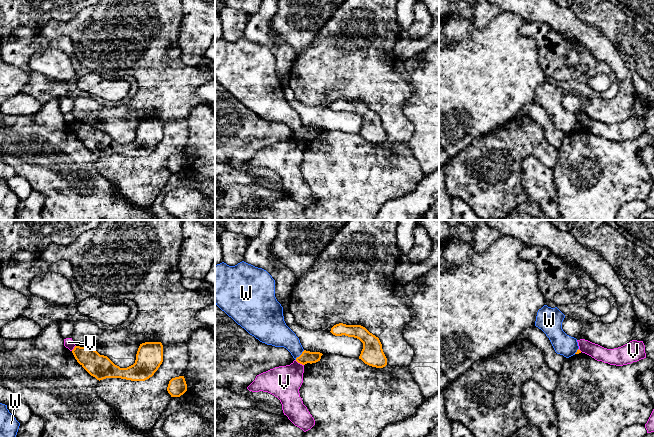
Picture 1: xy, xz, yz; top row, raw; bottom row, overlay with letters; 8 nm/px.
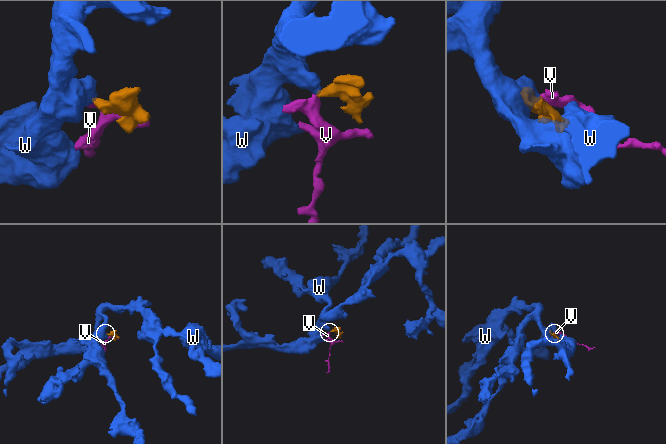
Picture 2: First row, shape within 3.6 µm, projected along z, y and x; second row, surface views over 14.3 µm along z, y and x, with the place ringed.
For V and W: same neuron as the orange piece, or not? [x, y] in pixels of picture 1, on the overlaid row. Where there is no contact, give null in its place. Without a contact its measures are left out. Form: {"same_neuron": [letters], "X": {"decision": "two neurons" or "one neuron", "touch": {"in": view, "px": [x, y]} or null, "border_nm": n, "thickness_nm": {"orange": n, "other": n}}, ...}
{"same_neuron": [], "V": {"decision": "two neurons", "touch": {"in": "xz", "px": [299, 362]}, "border_nm": 80, "thickness_nm": {"orange": 100, "other": 260}}, "W": {"decision": "two neurons", "touch": {"in": "xz", "px": [300, 355]}, "border_nm": 110, "thickness_nm": {"orange": 100, "other": 200}}}

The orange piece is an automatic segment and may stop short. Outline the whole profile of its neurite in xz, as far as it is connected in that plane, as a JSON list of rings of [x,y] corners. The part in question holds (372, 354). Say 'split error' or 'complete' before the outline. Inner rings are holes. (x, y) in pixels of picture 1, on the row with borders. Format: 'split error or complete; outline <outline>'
complete; outline [[[339,323],[334,325],[330,332],[335,336],[345,335],[359,339],[363,343],[359,359],[365,364],[376,368],[383,368],[387,365],[387,358],[379,338],[370,333],[365,327]]]

